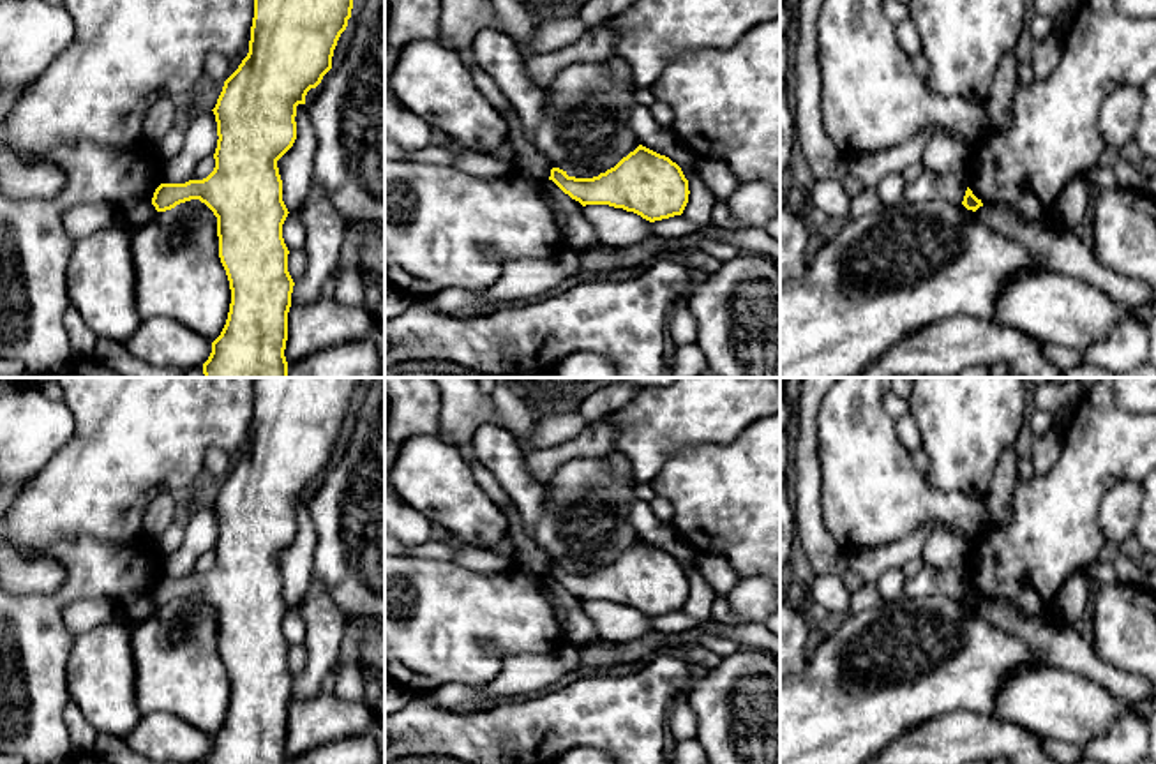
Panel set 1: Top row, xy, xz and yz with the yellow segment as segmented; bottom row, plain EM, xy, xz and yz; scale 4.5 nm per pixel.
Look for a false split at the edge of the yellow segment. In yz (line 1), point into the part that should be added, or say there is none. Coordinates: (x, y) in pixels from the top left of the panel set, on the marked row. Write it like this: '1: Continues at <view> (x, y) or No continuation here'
1: No continuation here

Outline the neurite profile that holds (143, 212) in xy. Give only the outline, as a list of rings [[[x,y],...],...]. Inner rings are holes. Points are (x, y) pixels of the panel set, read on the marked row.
[[[143,199],[136,206],[120,212],[120,221],[131,228],[141,228],[155,217],[157,210],[152,199]]]

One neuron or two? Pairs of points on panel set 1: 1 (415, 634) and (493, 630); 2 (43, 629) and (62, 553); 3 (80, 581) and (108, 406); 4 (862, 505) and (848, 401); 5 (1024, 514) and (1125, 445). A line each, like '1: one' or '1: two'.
1: one
2: one
3: two
4: one
5: one

